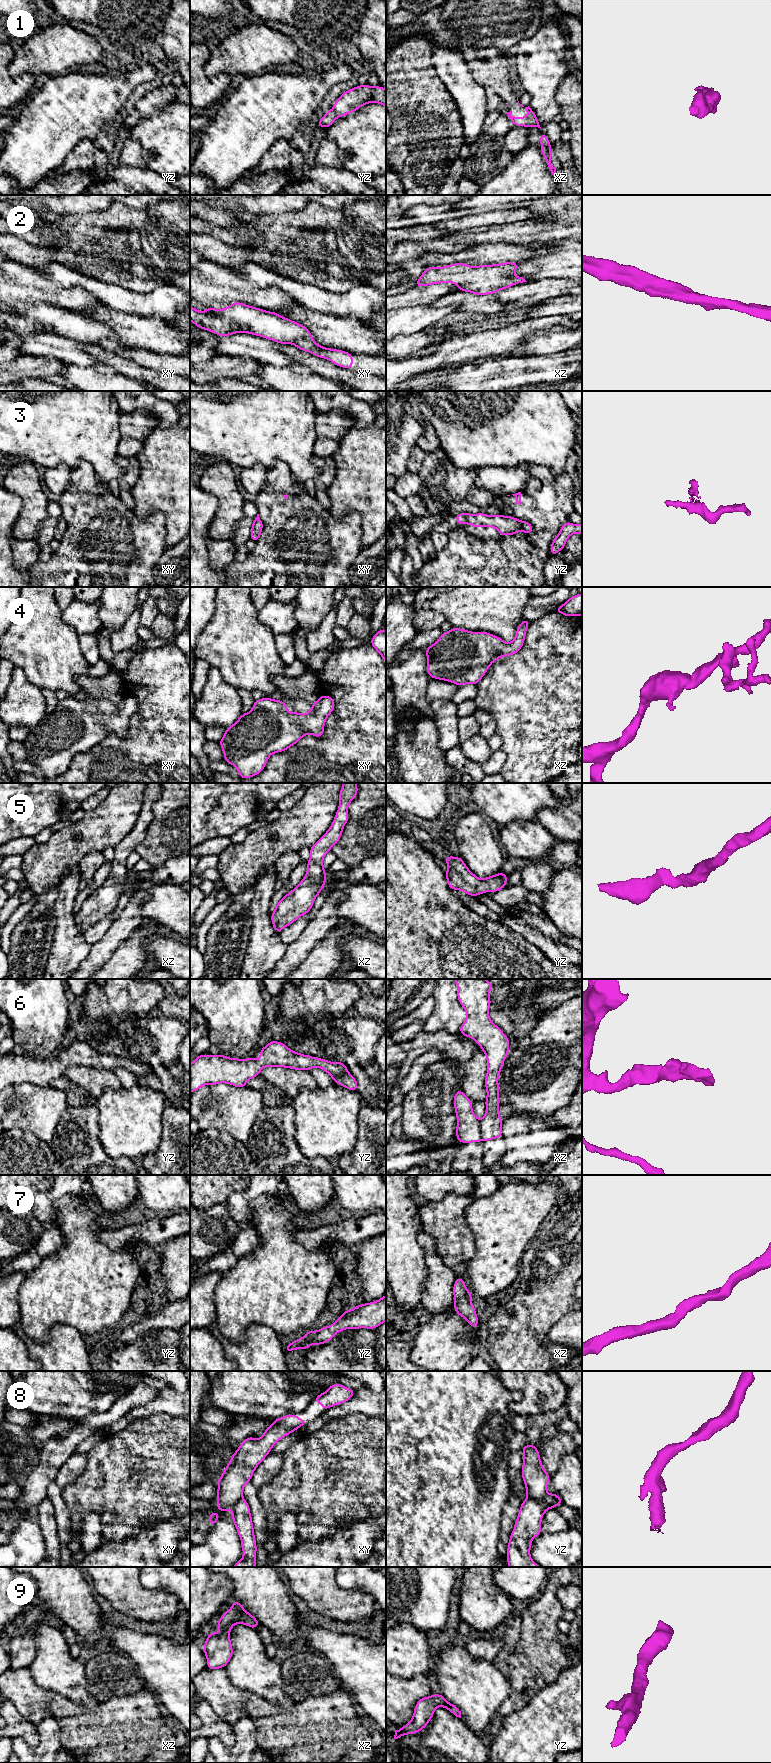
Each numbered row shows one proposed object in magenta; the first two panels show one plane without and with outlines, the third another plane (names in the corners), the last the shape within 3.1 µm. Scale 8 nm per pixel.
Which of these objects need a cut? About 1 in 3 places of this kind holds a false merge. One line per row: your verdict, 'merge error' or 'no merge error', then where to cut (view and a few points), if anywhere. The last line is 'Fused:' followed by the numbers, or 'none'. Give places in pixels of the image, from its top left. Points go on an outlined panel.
1: no merge error | no cut
2: no merge error | no cut
3: merge error | xy (256, 517), (259, 518)
4: no merge error | no cut
5: no merge error | no cut
6: merge error | xz (479, 1120), (480, 1135), (483, 1139)
7: no merge error | no cut
8: merge error | yz (548, 1494), (538, 1499), (527, 1498)
9: no merge error | no cut
Fused: 3, 6, 8

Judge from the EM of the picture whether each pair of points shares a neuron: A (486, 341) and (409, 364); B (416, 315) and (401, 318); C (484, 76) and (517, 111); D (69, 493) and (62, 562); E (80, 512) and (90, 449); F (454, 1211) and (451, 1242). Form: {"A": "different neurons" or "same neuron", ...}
{"A": "same neuron", "B": "same neuron", "C": "same neuron", "D": "same neuron", "E": "different neurons", "F": "same neuron"}

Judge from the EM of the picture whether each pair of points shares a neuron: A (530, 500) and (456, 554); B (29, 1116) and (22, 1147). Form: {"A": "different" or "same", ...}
{"A": "same", "B": "different"}

